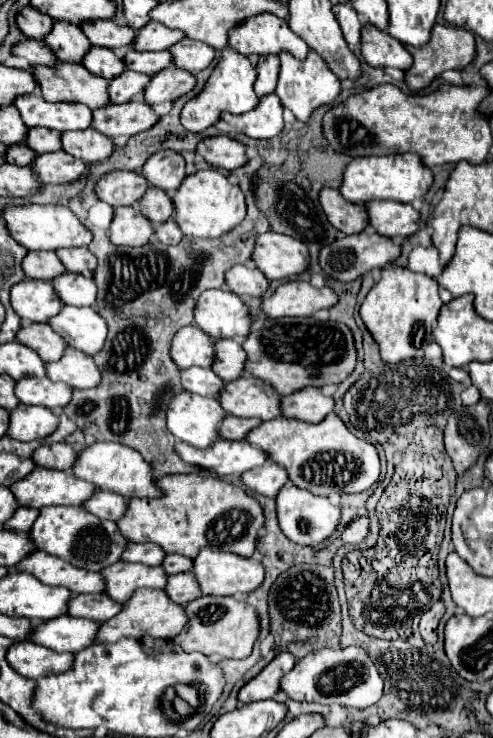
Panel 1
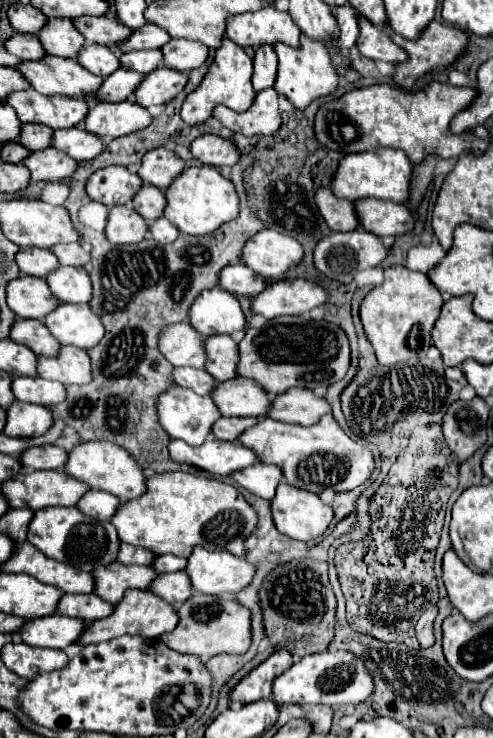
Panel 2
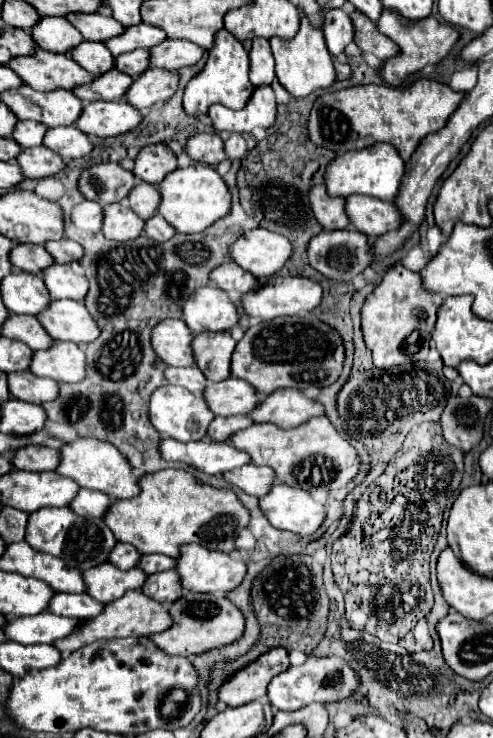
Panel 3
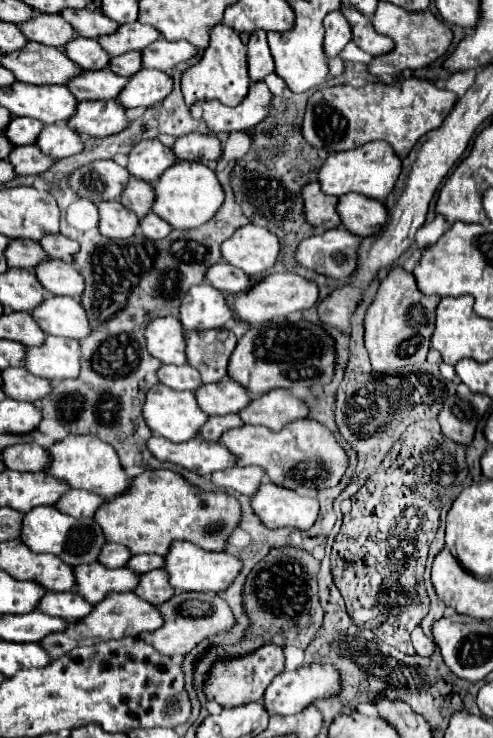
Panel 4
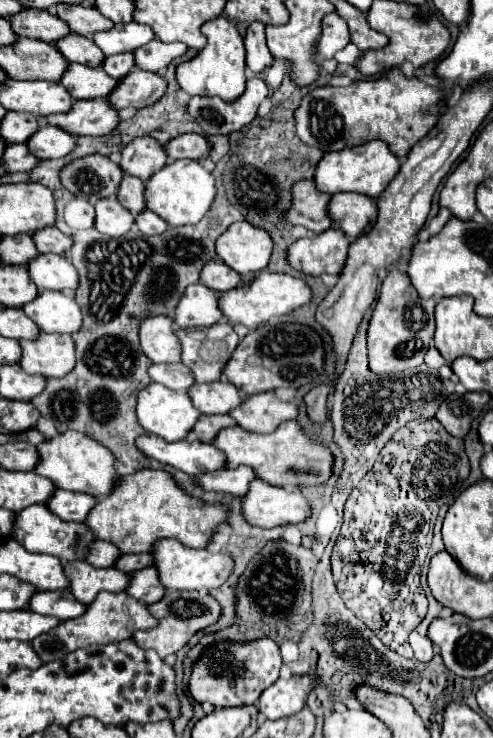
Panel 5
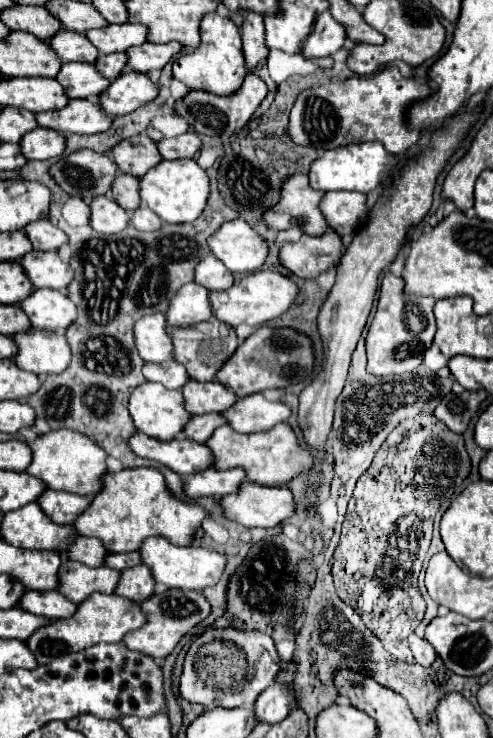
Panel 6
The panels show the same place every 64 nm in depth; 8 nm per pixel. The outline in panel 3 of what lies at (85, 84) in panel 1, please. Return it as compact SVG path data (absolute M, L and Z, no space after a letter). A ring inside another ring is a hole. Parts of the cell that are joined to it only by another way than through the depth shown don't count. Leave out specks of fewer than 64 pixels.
M38 48L34 56L12 58L8 68L12 68L24 80L24 84L40 92L52 92L60 88L74 90L76 86L94 80L68 54L52 54L42 48Z

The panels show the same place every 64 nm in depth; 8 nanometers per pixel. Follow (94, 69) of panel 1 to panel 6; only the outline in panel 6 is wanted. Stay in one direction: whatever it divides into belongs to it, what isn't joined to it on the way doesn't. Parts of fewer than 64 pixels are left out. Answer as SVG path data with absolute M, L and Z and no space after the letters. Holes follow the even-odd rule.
M60 30L50 42L52 48L56 48L56 54L62 62L88 62L94 64L98 58L96 46L78 32L70 30Z

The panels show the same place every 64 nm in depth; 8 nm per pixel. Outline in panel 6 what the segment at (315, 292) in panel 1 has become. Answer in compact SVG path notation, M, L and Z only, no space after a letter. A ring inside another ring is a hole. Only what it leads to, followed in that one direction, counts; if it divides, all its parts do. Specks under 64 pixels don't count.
M258 270L254 274L244 276L242 280L234 282L232 288L224 290L224 292L212 292L210 300L212 300L212 310L214 316L230 326L238 326L238 324L248 324L248 326L256 326L256 328L282 316L296 300L300 288L298 284L290 278L284 276L280 272L272 272L272 270Z

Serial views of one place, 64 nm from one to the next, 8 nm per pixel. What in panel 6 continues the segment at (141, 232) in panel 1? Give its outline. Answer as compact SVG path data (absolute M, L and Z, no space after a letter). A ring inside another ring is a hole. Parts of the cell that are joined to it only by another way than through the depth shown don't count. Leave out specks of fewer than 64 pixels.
M96 196L90 204L90 226L102 234L120 234L130 224L130 212L126 212L114 198Z

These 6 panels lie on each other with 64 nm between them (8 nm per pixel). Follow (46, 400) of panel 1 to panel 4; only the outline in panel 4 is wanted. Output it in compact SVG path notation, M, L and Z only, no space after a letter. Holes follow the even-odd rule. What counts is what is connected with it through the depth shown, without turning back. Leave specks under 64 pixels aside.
M8 368L2 372L4 378L4 394L14 400L26 400L26 402L38 402L48 392L52 392L52 384L46 378L38 378L30 374L26 368Z

